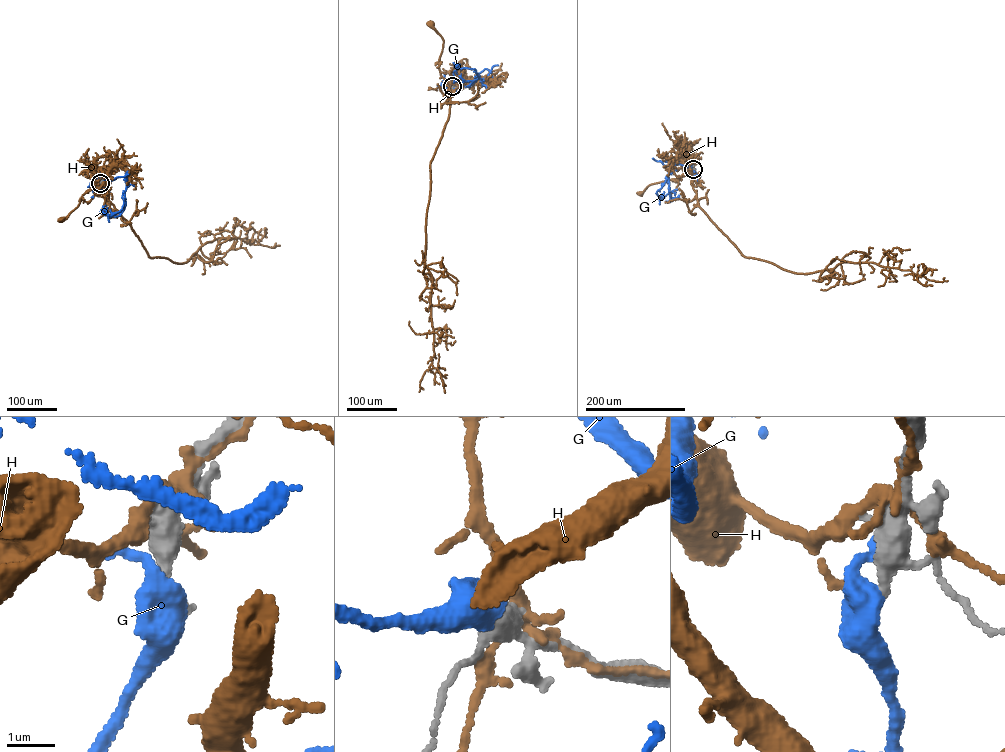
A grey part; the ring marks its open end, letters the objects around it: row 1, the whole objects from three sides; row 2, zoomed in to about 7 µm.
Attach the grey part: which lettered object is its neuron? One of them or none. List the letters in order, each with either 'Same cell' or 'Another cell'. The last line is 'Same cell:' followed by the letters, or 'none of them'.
G: Another cell
H: Another cell
Same cell: none of them

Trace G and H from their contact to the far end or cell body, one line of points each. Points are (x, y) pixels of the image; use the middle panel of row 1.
G: (452, 86), (469, 86), (485, 69), (490, 72), (481, 79), (475, 69), (458, 67), (452, 73), (453, 77)
H: (452, 86), (452, 83), (441, 75), (439, 67), (443, 40), (429, 24)

